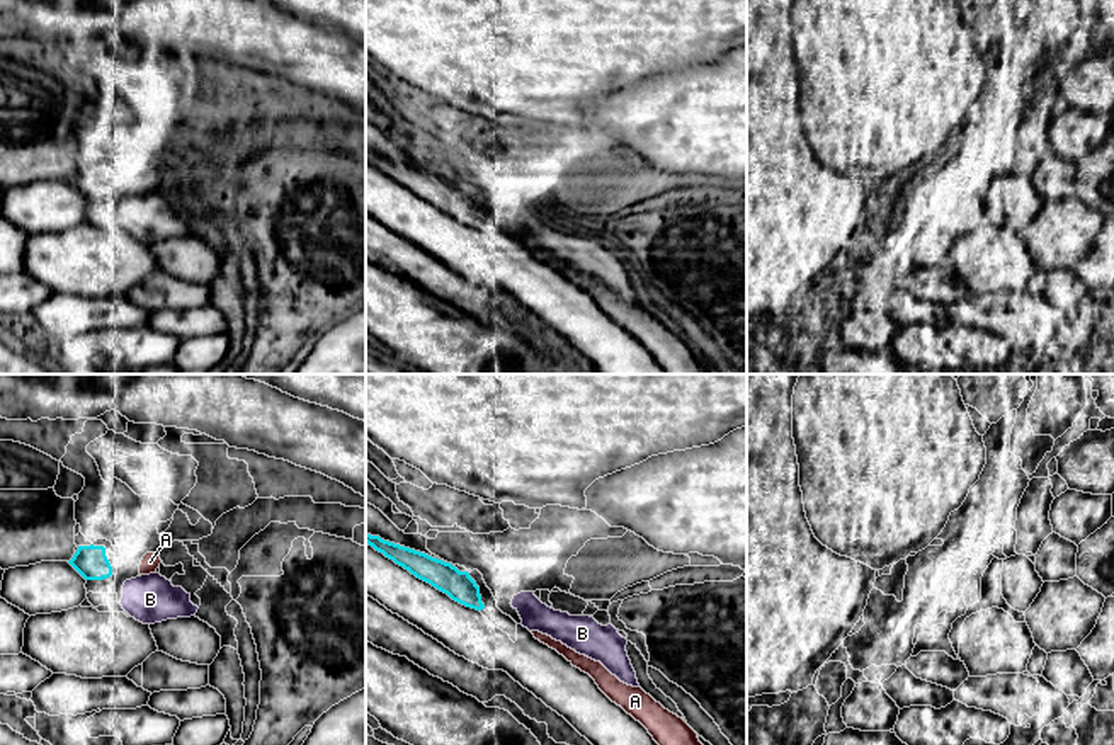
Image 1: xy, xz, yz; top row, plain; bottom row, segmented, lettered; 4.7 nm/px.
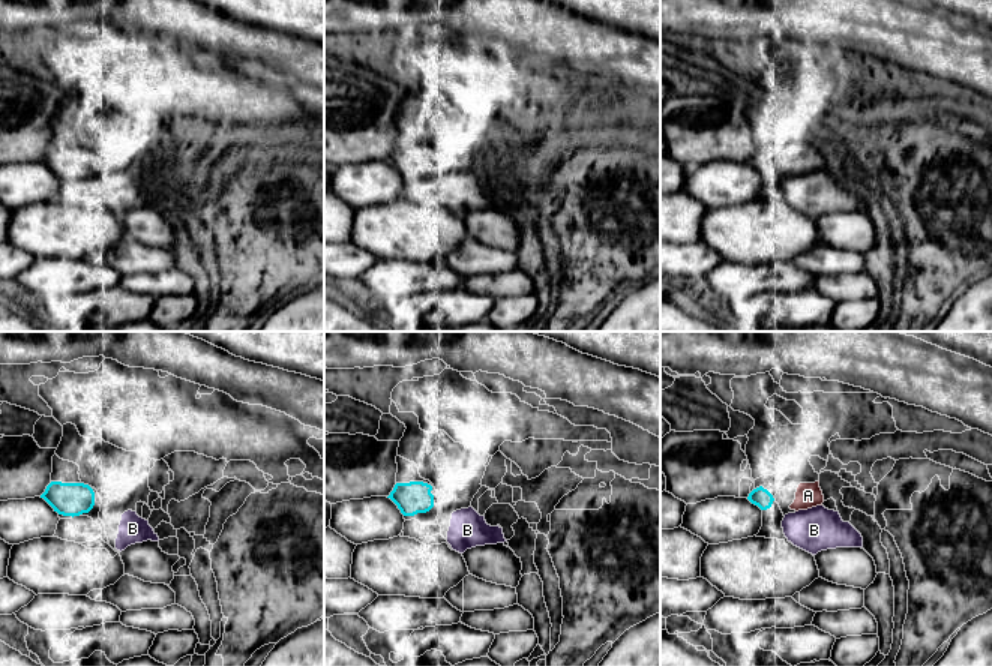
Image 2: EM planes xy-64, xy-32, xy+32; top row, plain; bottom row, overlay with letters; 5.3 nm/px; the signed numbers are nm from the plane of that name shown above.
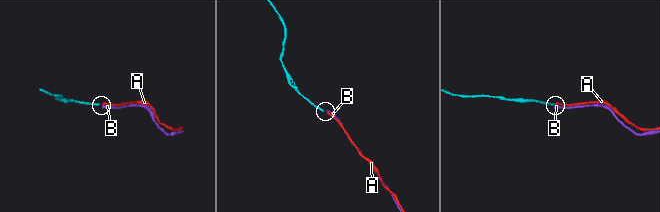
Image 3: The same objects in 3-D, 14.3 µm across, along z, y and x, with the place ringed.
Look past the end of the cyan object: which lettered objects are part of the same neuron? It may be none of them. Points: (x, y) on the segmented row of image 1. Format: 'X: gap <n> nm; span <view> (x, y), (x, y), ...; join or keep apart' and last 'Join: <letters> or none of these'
A: gap 140 nm; span xy (111, 567), (140, 567); join
B: gap 80 nm; span xy (111, 574), (125, 582); keep apart
Join: A

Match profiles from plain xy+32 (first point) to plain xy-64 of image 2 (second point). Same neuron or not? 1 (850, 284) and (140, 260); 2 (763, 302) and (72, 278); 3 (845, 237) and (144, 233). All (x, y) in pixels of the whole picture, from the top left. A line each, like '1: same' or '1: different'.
1: different
2: different
3: same

